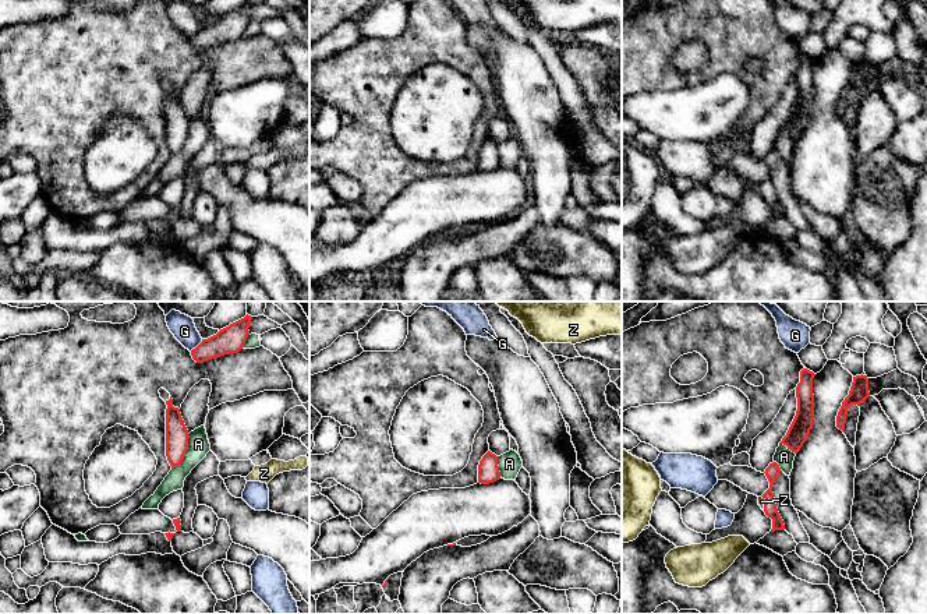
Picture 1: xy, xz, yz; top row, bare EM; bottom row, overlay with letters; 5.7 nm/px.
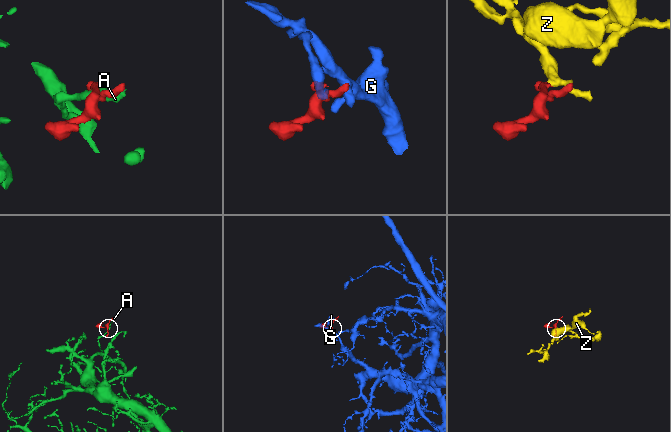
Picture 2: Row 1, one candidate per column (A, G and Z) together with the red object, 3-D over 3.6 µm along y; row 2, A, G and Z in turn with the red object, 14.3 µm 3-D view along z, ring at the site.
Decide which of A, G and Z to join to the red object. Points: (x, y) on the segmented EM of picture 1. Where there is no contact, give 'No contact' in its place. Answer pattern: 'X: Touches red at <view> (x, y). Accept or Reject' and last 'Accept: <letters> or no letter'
A: Touches red at xy (186, 451). Reject
G: Touches red at xy (197, 346). Reject
Z: Touches red at yz (765, 503). Accept
Accept: Z

